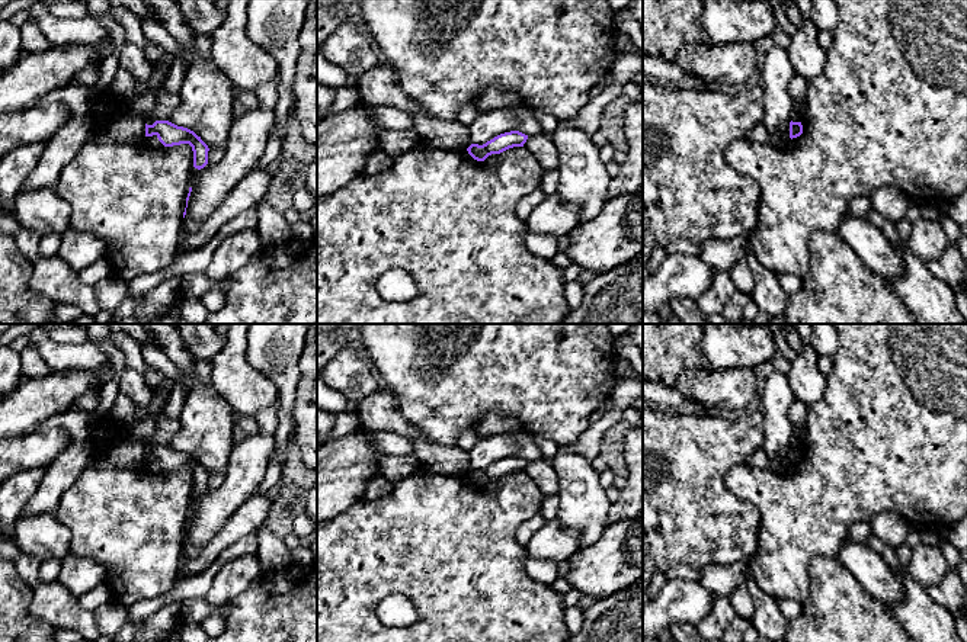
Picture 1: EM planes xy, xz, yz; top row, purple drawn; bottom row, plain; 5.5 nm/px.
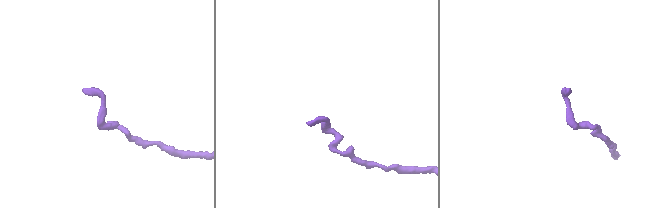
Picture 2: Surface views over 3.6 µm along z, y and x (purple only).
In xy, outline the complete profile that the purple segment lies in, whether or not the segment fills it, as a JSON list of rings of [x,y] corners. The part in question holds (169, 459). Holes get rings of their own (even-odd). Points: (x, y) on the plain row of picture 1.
[[[169,446],[145,449],[145,462],[156,460],[164,472],[189,469],[193,476],[193,492],[201,495],[208,489],[208,471],[193,456],[177,452]]]

